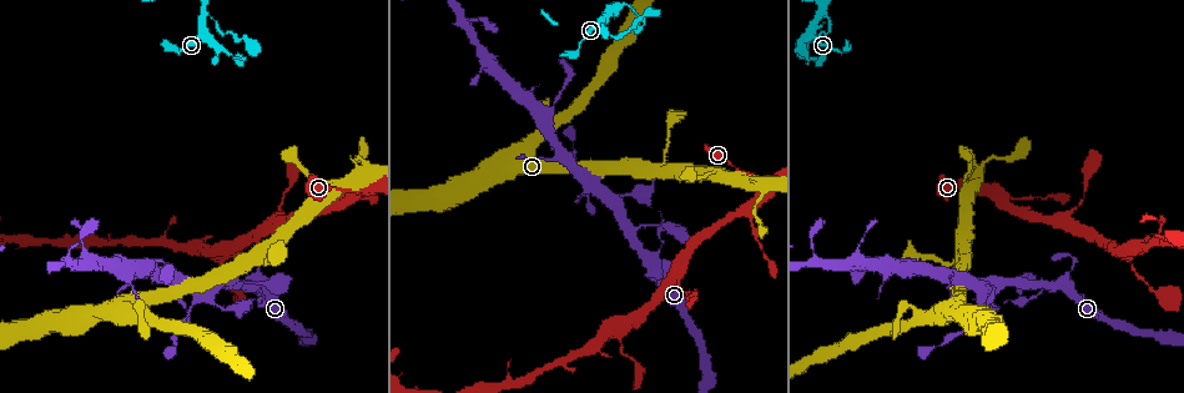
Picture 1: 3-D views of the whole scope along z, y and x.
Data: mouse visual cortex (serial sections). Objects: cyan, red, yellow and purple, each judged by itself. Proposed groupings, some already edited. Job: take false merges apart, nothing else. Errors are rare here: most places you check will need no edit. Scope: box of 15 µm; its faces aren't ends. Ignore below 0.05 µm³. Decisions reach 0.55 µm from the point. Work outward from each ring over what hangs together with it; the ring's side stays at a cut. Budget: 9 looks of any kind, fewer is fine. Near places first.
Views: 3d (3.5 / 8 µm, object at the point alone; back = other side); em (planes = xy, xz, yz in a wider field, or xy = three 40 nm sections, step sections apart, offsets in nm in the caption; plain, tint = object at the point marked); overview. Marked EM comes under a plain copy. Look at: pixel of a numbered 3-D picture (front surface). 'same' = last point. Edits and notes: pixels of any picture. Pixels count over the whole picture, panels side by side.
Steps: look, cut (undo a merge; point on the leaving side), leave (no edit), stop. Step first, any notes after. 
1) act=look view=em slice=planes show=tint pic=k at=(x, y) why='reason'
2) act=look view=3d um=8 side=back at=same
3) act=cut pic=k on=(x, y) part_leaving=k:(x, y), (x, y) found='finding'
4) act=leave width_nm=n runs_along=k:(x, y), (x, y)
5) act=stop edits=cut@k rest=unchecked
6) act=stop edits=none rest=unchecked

act=look view=3d um=8 pic=1 at=(621, 34) why='abrupt turn'

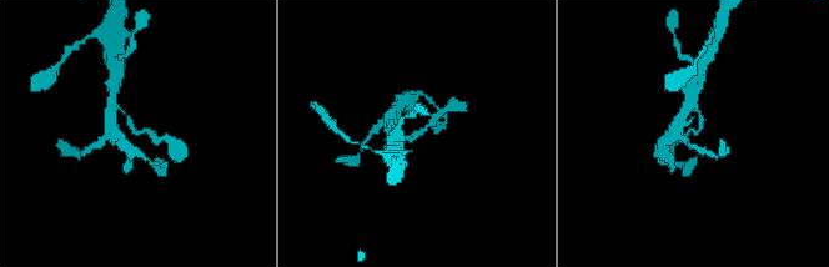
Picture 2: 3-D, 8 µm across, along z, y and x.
act=look view=3d um=3.5 pic=2 at=(136, 133) why='zoom in'

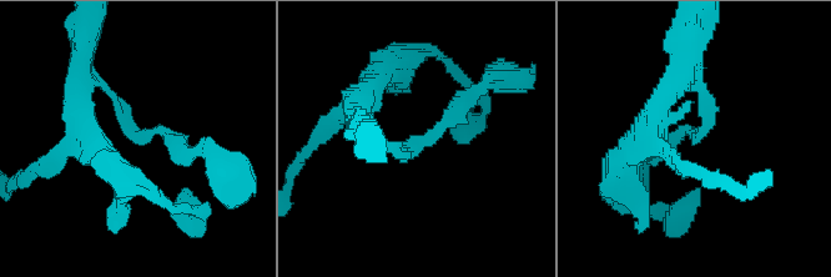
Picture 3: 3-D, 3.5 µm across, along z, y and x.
act=look view=em slice=planes show=tint pic=3 at=(134, 134)

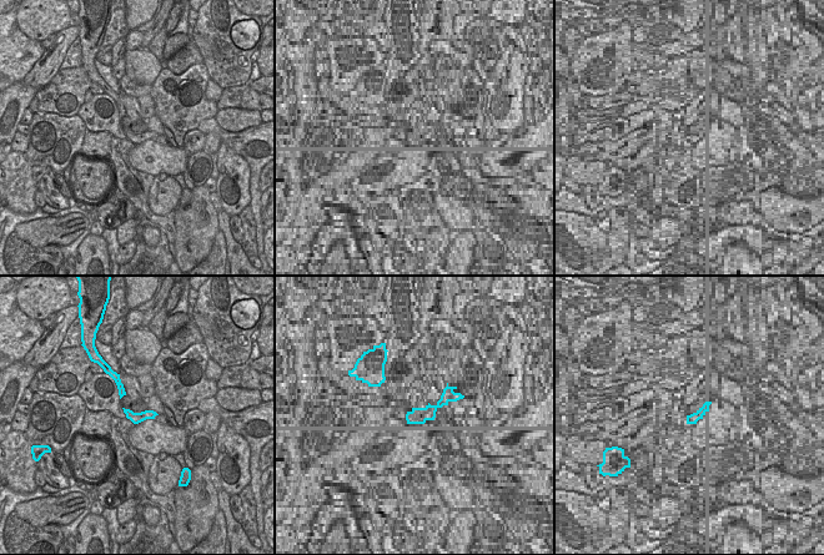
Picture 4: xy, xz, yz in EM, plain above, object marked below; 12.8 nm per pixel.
act=leave arm_widths_nm=150,200 runs_along=3:(369, 132), (408, 152), (473, 95) found='one cell here'

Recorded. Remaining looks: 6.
act=look view=3d um=8 pic=1 at=(920, 317) why='sharp bend'

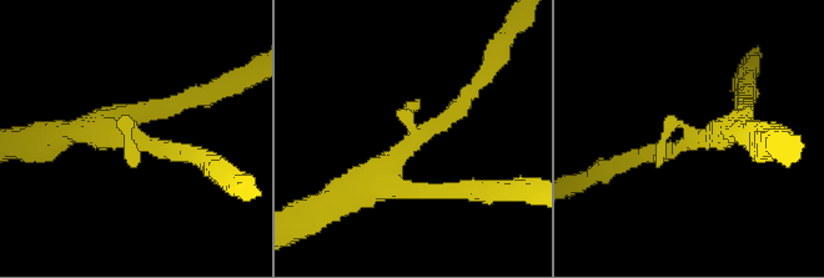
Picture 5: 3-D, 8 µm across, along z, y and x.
act=look view=3d um=3.5 side=back pic=5 at=(689, 138) why='closer look'

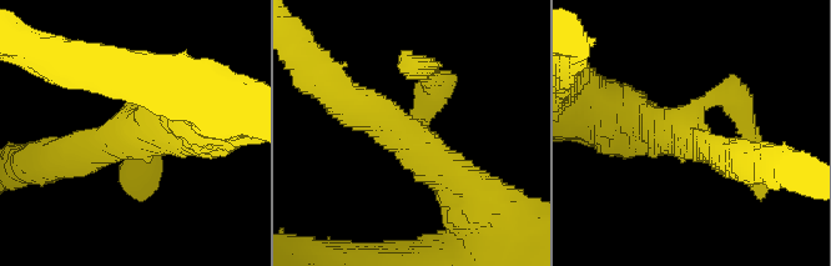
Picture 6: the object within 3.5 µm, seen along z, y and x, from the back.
act=look view=em slice=xy step=2 show=tint pic=6 at=(408, 139) arms=3 arm_widths_nm=350,400,500

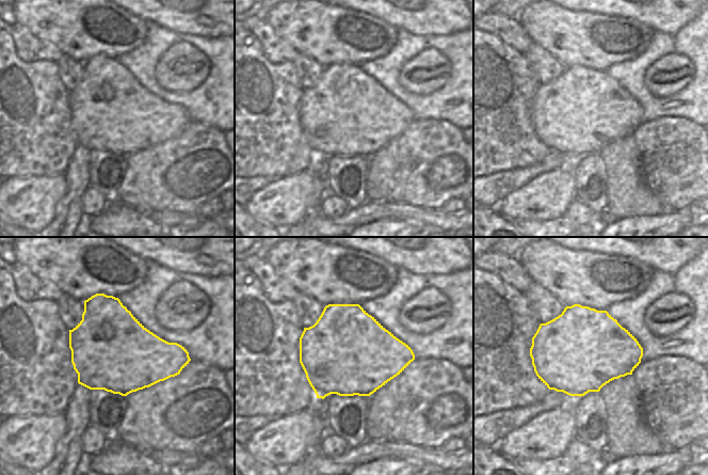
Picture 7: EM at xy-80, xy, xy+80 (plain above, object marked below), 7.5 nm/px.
act=leave runs_along=6:(464, 196), (399, 129), (342, 94) found='continuous, no second cell'

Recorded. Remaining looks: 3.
act=look view=3d um=3.5 pic=1 at=(366, 192) why='arms part here'

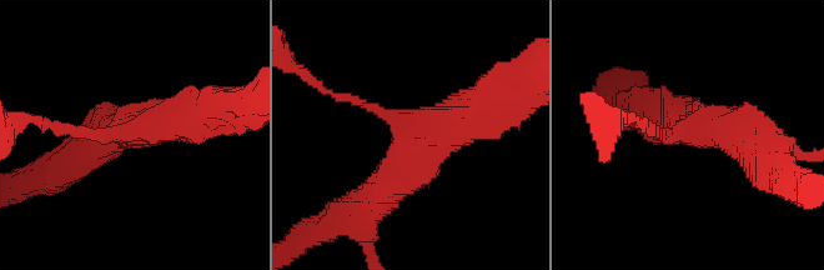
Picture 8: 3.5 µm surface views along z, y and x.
act=look view=em slice=xy step=3 show=tint pic=8 at=(691, 125)

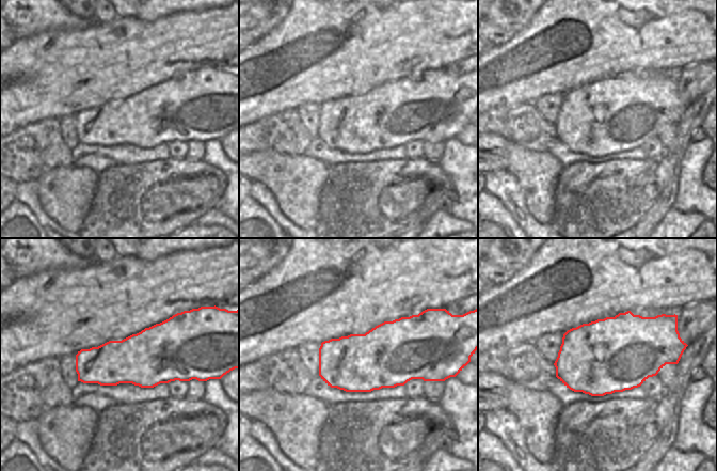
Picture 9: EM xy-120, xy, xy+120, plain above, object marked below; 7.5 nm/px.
act=look view=em slice=xy step=2 show=tint at=same why='cut it another way'

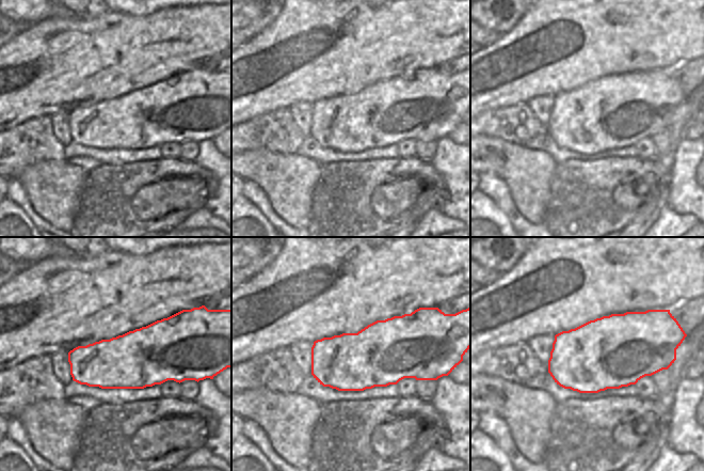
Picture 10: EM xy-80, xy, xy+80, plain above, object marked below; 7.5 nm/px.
act=leave arms=3 arm_widths_nm=100,500,600 runs_along=8:(652, 130), (732, 126), (757, 150) found='continuous, no second cell'

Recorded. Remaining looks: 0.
act=stop edits=none rest=unchecked

